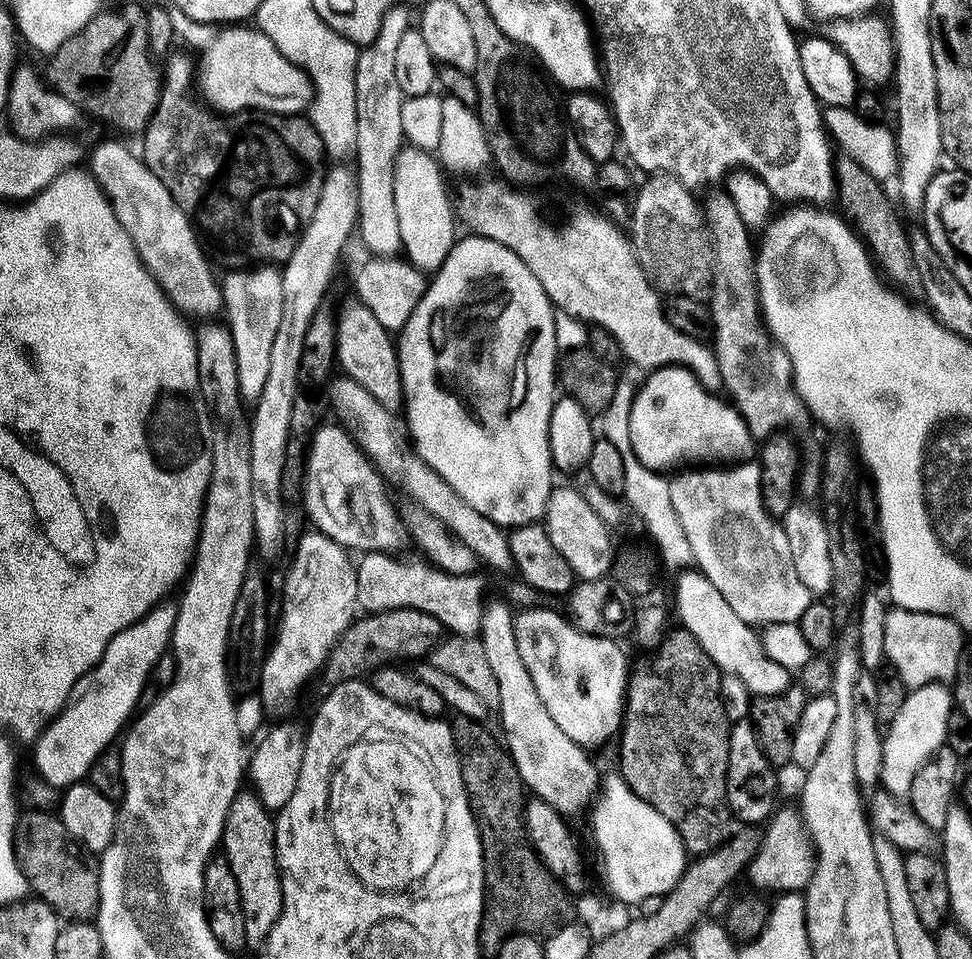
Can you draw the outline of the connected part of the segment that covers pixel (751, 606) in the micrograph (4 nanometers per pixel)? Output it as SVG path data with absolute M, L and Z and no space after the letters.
M749 462L746 464L734 464L731 466L700 466L695 470L688 470L692 472L680 472L677 471L675 475L668 481L670 486L670 499L674 501L674 514L678 514L678 522L682 522L682 530L686 530L686 539L690 542L690 550L692 551L692 558L695 567L698 571L703 574L706 578L710 578L710 582L714 582L714 587L718 589L718 594L722 594L722 598L726 598L726 602L730 602L730 610L734 610L734 614L738 614L738 618L742 618L742 622L753 626L767 626L774 623L797 623L802 618L802 610L806 610L806 606L810 606L814 599L812 591L805 586L802 581L798 578L798 570L794 570L794 554L790 550L790 542L786 542L786 534L784 533L784 525L777 517L771 516L766 510L766 506L762 502L762 482L760 481L760 465L756 462Z

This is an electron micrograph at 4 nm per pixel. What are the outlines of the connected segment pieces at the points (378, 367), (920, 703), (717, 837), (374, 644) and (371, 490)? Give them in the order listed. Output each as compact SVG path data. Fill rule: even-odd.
M351 299L344 305L339 305L336 318L336 364L339 371L343 375L349 376L354 382L358 382L358 386L362 386L362 390L366 390L366 394L374 397L383 408L399 409L404 402L404 391L400 381L400 359L396 356L397 341L394 339L393 333L384 328L382 322L378 322L378 318L374 318L374 314L370 314L370 310L361 300Z
M947 683L913 688L905 695L902 710L898 710L894 722L887 725L884 732L880 784L885 791L897 798L907 797L911 793L914 774L918 774L921 766L937 750L945 747L946 726L953 711L954 701Z
M677 627L677 632L670 632L655 645L656 653L653 654L648 668L642 669L641 672L633 671L628 681L627 715L623 717L618 733L618 775L624 779L626 786L630 786L634 794L638 794L638 798L642 798L642 802L650 802L650 806L654 806L654 810L658 810L658 814L662 814L662 818L666 818L666 822L674 826L684 844L685 853L703 854L712 852L723 844L730 835L730 829L733 827L731 824L734 824L726 798L730 721L720 697L720 668L684 627ZM644 735L648 735L649 742L656 748L648 748L645 752L640 749L640 739Z
M385 608L382 612L359 617L334 642L322 669L325 689L361 679L360 672L382 668L393 663L392 656L420 656L431 653L440 643L446 629L430 613L413 608Z
M321 423L310 437L312 445L307 445L306 459L302 464L303 515L307 517L315 531L321 532L323 536L329 536L331 540L338 542L343 548L347 548L353 553L399 553L401 551L399 548L404 543L407 545L410 540L401 513L399 511L396 513L396 508L392 505L391 498L388 497L389 489L386 487L385 481L350 435L349 429L339 423L336 424Z

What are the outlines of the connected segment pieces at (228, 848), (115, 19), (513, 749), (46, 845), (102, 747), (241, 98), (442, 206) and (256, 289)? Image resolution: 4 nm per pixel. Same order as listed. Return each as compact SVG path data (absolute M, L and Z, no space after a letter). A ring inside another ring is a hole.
M241 790L230 802L222 837L222 854L238 878L238 894L242 894L242 914L246 918L246 938L262 942L278 922L284 909L280 885L280 865L276 863L276 822L273 813L251 790Z
M128 4L117 12L101 10L96 13L90 22L78 34L71 36L58 50L53 52L48 64L47 83L58 94L62 94L72 104L76 105L81 113L89 112L124 132L143 133L148 119L160 101L160 86L162 72L157 61L148 50L148 40L144 37L144 18L146 12L136 4Z
M503 599L496 600L493 604L487 603L484 607L484 617L480 623L480 630L478 638L482 642L482 646L486 650L486 658L490 661L490 670L494 670L494 679L498 682L498 711L500 711L500 728L504 731L502 735L503 743L508 749L508 755L512 757L514 766L518 770L520 775L520 783L524 785L525 789L531 790L532 788L537 797L541 800L545 800L548 807L555 808L557 812L561 814L569 814L568 812L576 812L583 804L591 805L594 797L598 792L598 776L596 780L596 768L588 761L589 753L585 749L581 748L579 744L574 743L570 738L566 738L566 734L562 734L562 729L559 728L558 722L554 722L554 718L550 718L550 714L546 710L546 706L542 706L542 698L538 698L538 692L534 690L534 682L530 678L530 674L526 670L526 666L522 666L522 658L518 658L518 646L516 645L516 639L514 638L514 630L512 629L512 622L514 619L514 612L511 607Z
M52 810L21 811L16 818L14 830L14 850L16 861L22 874L28 879L28 887L39 899L46 901L61 921L95 921L96 911L100 905L100 870L97 861L82 847L79 842L68 835L66 826L59 815Z
M168 603L155 604L142 619L126 626L126 630L122 630L118 634L114 634L114 638L110 638L100 661L86 675L78 678L74 690L68 695L68 701L64 703L64 709L58 716L48 721L43 731L35 737L35 739L37 738L36 772L44 779L41 781L47 787L63 790L70 787L71 784L81 783L91 773L92 763L111 745L108 743L116 735L118 735L117 737L121 735L122 729L129 723L128 715L132 711L134 711L133 713L137 711L136 703L139 702L140 695L144 692L144 683L146 685L149 683L152 668L160 661L160 657L169 651L172 643L177 605Z
M224 26L215 33L198 60L198 92L201 99L222 114L249 110L280 115L303 113L314 97L312 80L283 56L258 27Z
M404 146L401 147L400 153L396 156L396 165L394 166L394 210L398 210L398 230L400 231L402 252L408 263L413 264L415 268L419 268L420 271L425 274L435 273L436 269L442 266L442 262L446 258L446 254L450 254L453 244L455 244L458 239L458 231L456 232L456 228L458 229L458 221L454 215L454 204L450 199L450 192L448 196L448 188L444 185L443 175L445 176L445 173L442 171L437 157L431 152L423 152L420 148Z
M252 266L247 270L232 270L222 280L222 312L228 315L226 327L232 335L232 345L238 366L238 390L244 402L254 402L266 386L270 370L270 350L278 322L282 322L282 278L276 266Z

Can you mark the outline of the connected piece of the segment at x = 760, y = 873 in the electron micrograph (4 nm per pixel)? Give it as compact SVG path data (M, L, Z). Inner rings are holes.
M777 807L767 821L766 829L756 857L748 863L746 880L748 876L749 882L756 887L753 889L764 894L803 893L816 869L816 847L812 845L812 836L804 825L803 816L795 807Z

